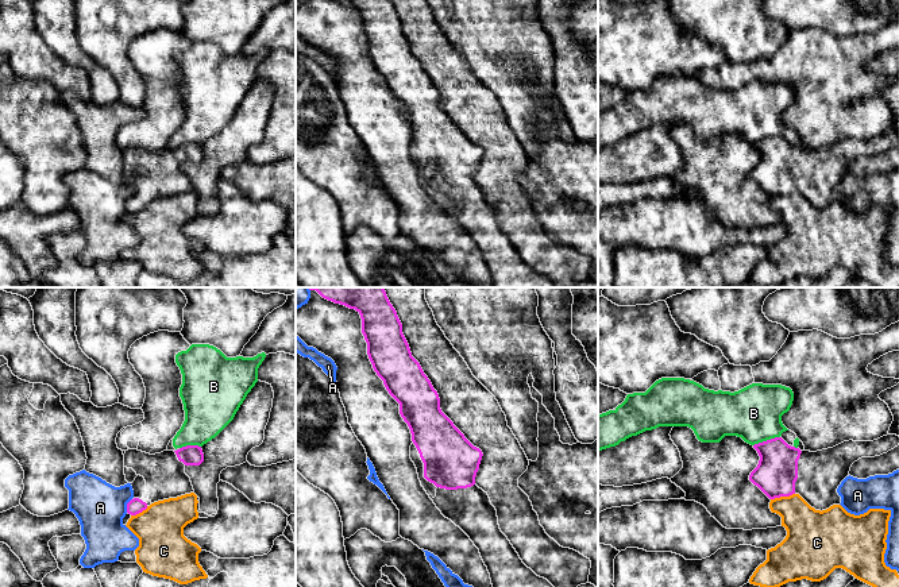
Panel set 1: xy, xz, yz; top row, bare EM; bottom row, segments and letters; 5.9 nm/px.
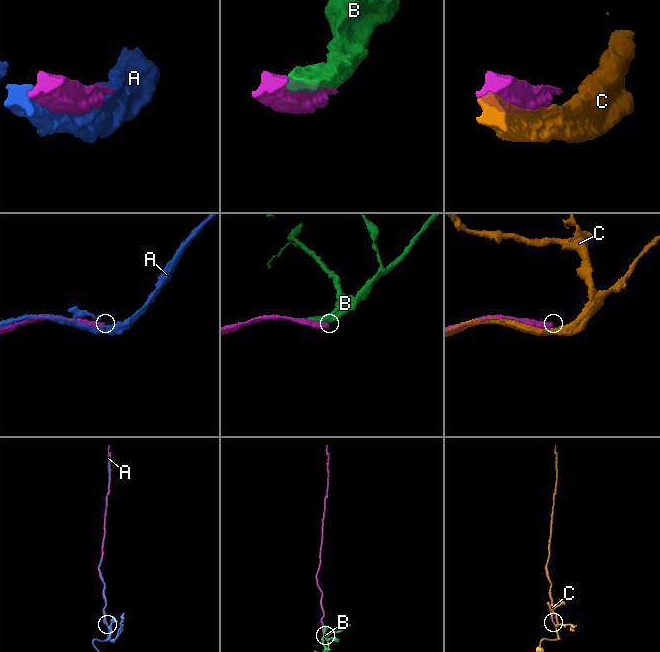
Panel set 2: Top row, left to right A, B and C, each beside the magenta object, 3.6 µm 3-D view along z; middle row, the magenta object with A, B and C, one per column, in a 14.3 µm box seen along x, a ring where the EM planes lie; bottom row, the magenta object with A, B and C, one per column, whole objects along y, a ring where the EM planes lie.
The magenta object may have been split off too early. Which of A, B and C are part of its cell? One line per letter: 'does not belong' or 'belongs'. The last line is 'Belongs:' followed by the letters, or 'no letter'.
A: does not belong
B: does not belong
C: does not belong
Belongs: no letter

